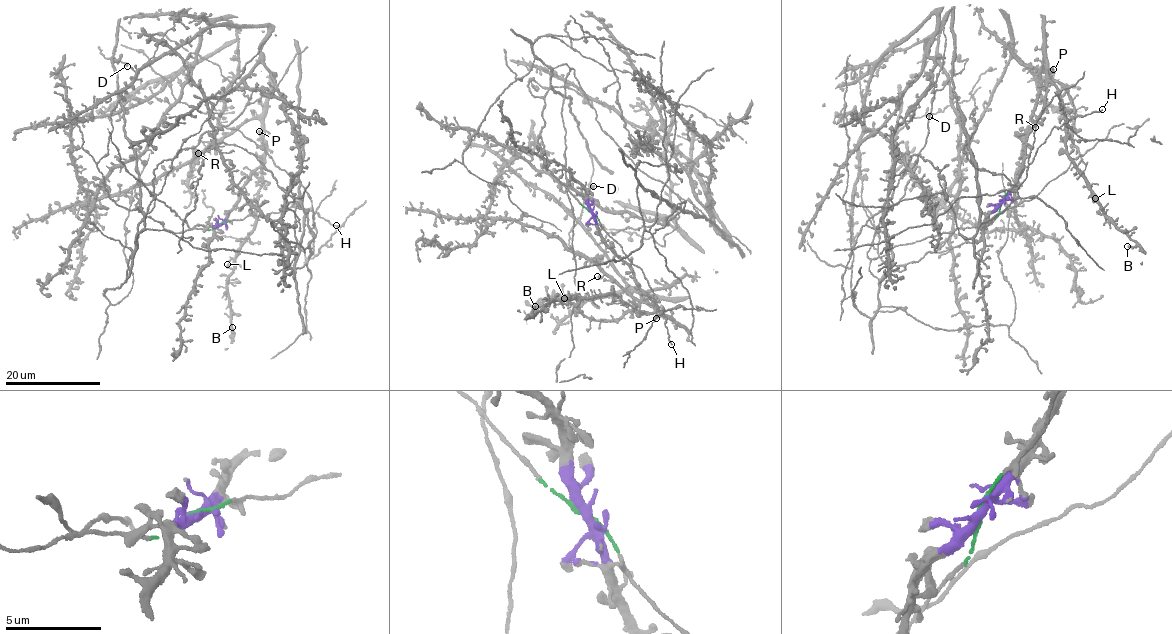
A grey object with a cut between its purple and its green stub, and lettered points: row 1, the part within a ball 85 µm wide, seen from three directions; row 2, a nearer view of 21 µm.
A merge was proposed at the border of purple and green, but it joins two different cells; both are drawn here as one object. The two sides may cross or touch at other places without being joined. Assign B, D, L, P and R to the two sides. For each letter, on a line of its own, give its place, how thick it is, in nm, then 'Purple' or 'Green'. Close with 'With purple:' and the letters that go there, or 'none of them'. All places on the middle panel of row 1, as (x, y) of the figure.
B: Place: (535, 306). Thickness 320 nm. Purple
D: Place: (593, 186). Thickness 320 nm. Green
L: Place: (564, 298). Thickness 440 nm. Purple
P: Place: (656, 318). Thickness 400 nm. Purple
R: Place: (597, 276). Thickness 440 nm. Purple
With purple: B, L, P, R

